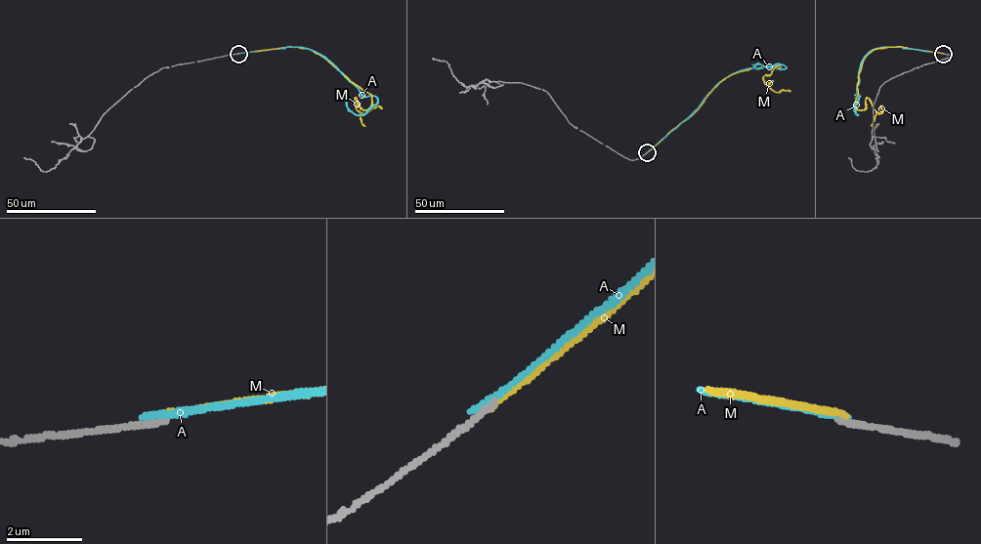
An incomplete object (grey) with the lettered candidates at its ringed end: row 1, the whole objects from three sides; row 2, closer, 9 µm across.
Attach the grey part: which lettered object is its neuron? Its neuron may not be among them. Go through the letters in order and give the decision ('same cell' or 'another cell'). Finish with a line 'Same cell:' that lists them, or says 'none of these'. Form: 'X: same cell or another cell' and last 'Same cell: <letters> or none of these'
A: another cell
M: another cell
Same cell: none of these

